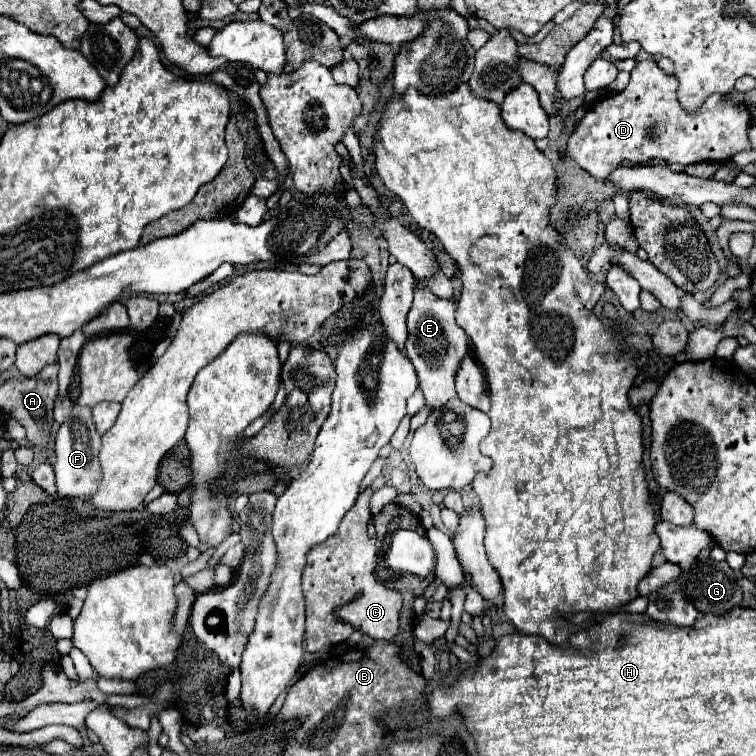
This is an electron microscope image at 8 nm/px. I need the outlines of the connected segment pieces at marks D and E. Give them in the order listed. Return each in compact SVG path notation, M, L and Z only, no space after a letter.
M640 60L632 70L632 78L628 86L622 92L608 94L598 104L588 108L586 116L580 120L580 124L576 126L576 130L568 140L568 154L580 164L580 168L584 168L596 180L606 182L618 166L626 166L626 164L644 166L654 158L662 158L668 164L672 162L698 164L706 160L726 162L734 154L752 148L746 136L746 130L750 126L750 114L744 104L734 104L726 94L724 96L712 94L698 110L686 112L680 106L676 92L678 92L678 80L674 76L662 72L654 60Z
M414 296L414 304L408 312L408 340L406 340L406 356L416 368L420 390L426 398L426 406L430 410L444 408L452 398L456 398L456 372L468 354L468 336L456 324L454 318L456 304L454 300L438 298L438 296Z

